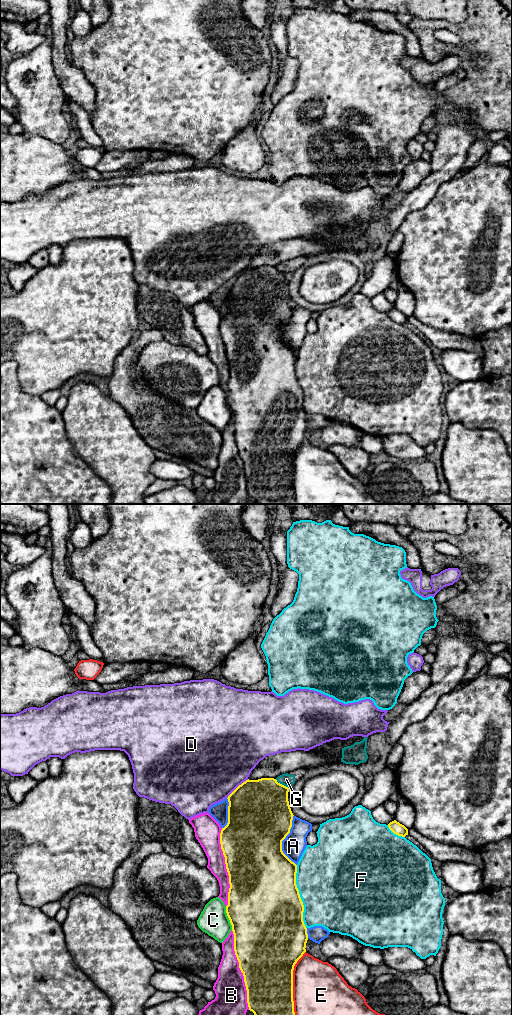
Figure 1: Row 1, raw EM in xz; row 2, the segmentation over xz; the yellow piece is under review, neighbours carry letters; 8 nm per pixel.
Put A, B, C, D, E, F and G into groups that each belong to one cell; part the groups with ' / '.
A / B / C / D / E / F / G

